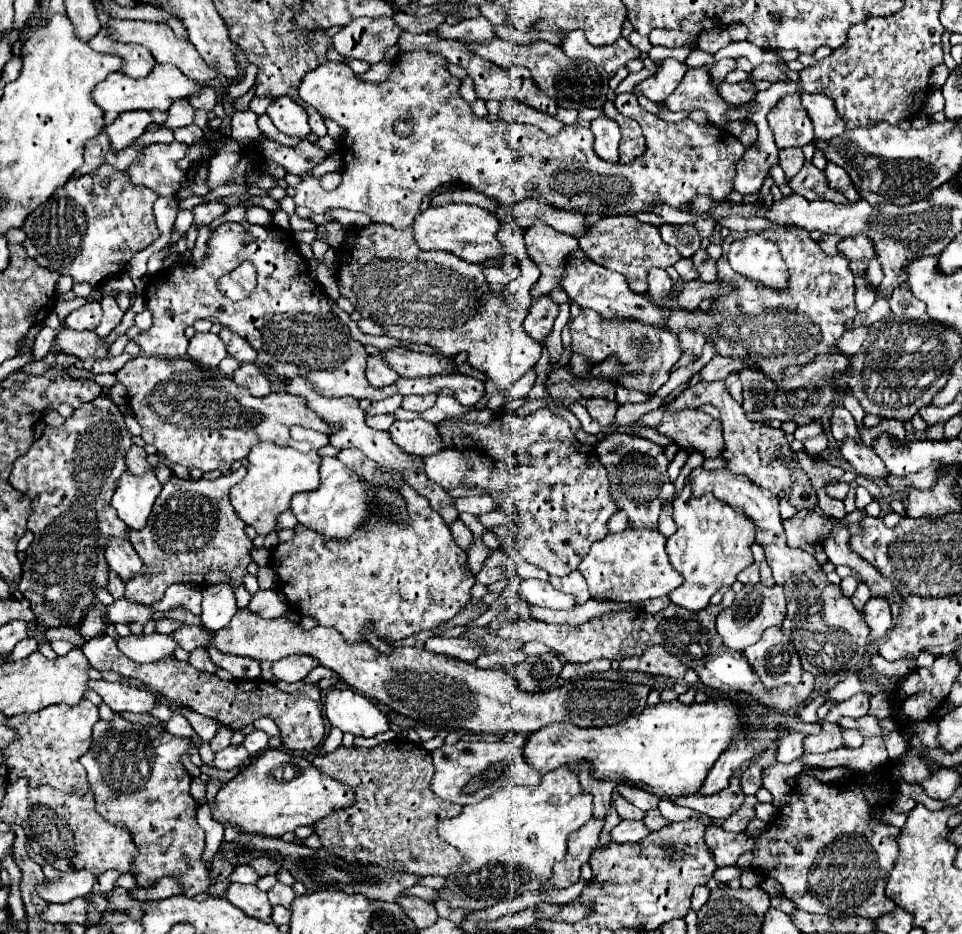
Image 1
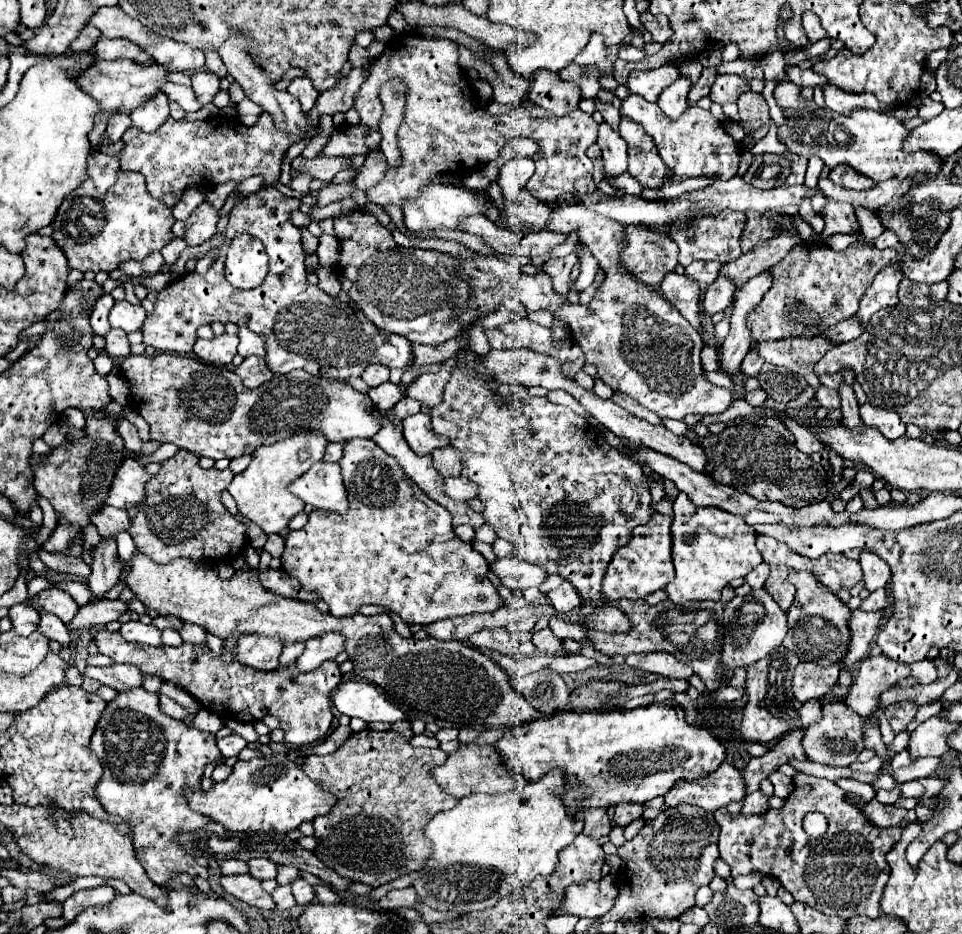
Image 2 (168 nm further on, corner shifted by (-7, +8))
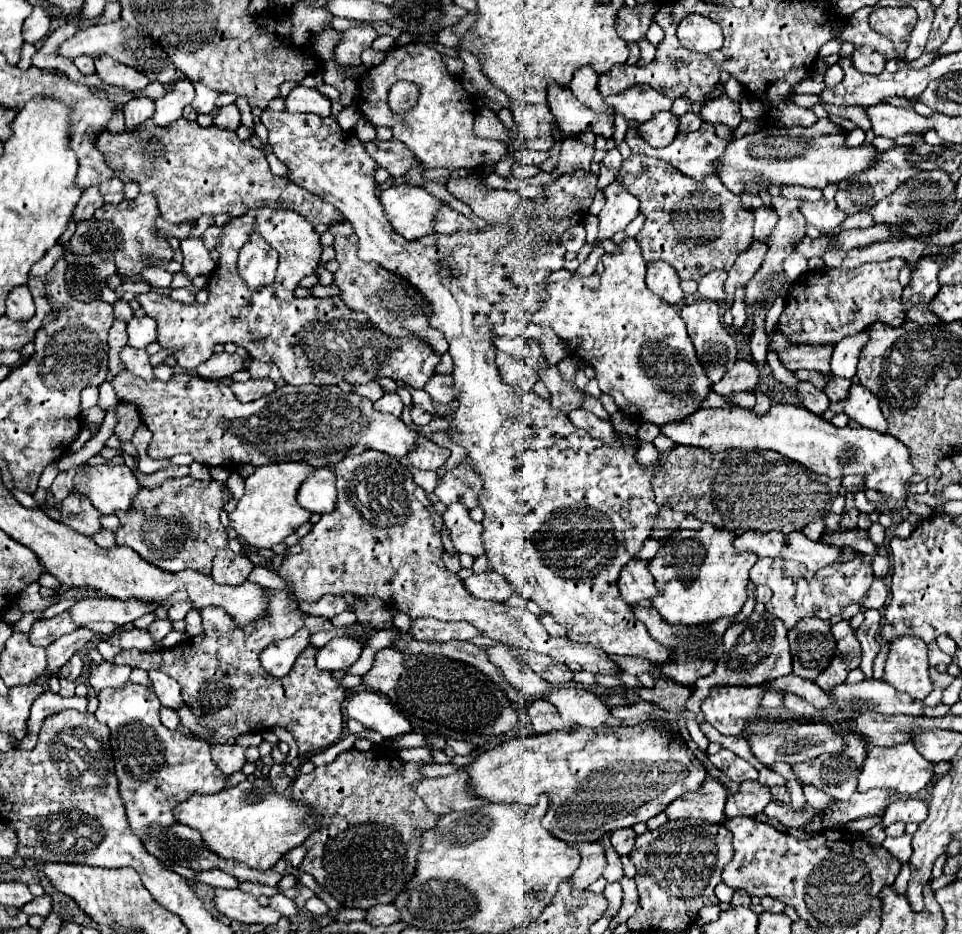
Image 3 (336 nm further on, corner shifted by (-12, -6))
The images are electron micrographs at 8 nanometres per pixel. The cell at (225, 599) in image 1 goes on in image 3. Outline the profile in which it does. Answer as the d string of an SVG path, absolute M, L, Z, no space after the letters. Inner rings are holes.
M218 550L214 556L214 568L212 568L212 578L214 582L226 586L238 586L248 580L248 574L254 570L254 564L232 550Z

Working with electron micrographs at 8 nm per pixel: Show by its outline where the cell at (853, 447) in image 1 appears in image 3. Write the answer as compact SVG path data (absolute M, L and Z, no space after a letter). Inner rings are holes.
M830 372L830 374L828 374L828 382L826 382L824 392L826 392L826 396L830 398L830 402L838 402L838 400L842 400L842 398L848 396L850 384L852 384L850 380L838 378L838 376L834 376L834 374Z

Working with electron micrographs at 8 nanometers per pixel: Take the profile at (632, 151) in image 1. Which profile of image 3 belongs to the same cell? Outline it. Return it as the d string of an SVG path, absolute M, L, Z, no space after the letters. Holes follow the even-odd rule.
M632 154L628 160L622 162L622 168L616 178L632 196L640 200L640 214L644 214L646 222L638 232L636 242L644 262L648 264L656 260L664 260L678 272L680 278L690 278L694 282L700 282L702 276L712 270L728 272L734 266L736 256L740 256L752 242L754 214L742 204L740 196L726 190L720 178L716 176L708 176L698 182L680 174L674 166L670 166L664 160L648 158L644 154Z

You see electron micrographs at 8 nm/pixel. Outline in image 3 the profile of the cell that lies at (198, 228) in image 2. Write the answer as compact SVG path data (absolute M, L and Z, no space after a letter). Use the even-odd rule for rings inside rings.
M184 238L180 242L180 246L182 246L182 254L184 254L180 272L188 280L194 280L200 274L204 274L204 276L212 274L212 270L216 268L216 262L210 258L202 238Z

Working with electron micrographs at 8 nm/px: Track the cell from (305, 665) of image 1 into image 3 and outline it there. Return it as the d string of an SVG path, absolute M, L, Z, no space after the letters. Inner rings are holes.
M334 638L324 648L318 650L316 664L320 670L346 670L350 668L362 654L362 644L354 638Z

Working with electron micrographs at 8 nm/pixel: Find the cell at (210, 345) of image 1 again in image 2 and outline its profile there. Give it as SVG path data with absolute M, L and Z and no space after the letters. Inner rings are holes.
M221 334L211 340L199 338L193 352L195 356L199 356L209 364L229 364L237 354L237 344L239 344L239 338L231 334Z

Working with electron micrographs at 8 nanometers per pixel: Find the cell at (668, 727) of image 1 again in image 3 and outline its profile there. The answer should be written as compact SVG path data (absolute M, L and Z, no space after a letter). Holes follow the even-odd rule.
M644 722L634 728L568 728L548 734L536 734L526 738L512 738L496 748L490 748L468 766L468 788L474 796L486 802L520 802L534 804L538 794L548 794L548 812L544 816L544 828L568 844L596 842L604 834L618 828L630 828L636 822L648 822L648 818L660 814L668 802L684 794L684 790L696 790L706 778L706 770L698 758L680 742L672 742L672 736L664 726Z

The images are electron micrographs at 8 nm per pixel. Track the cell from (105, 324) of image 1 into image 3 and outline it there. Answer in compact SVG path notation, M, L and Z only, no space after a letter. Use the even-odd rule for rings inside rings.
M150 316L144 318L132 318L128 322L128 344L132 348L146 348L150 342L156 342L158 338L158 330L156 330L156 322Z

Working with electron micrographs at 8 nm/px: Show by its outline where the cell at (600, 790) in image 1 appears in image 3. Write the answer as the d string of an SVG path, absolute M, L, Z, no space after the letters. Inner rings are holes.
M584 842L578 844L582 862L578 866L578 870L572 874L570 884L574 888L586 890L594 880L598 880L602 876L602 868L606 866L606 858L604 858L604 848L600 842Z

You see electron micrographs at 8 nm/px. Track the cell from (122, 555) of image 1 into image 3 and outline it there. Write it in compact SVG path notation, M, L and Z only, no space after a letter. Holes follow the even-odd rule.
M70 494L59 505L60 522L78 530L84 536L94 536L100 530L100 512L89 498L80 494Z

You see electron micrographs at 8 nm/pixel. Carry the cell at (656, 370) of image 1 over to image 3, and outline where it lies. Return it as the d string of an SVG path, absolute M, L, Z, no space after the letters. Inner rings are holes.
M630 238L630 240L624 240L622 242L622 250L620 254L604 254L602 256L602 262L604 262L604 272L600 276L600 286L596 290L590 290L586 288L580 280L576 278L570 278L570 280L560 280L560 282L552 282L548 286L548 302L532 316L532 322L534 324L540 324L540 326L550 326L564 342L566 342L568 349L576 353L578 358L582 358L586 364L594 366L596 370L596 380L598 380L598 386L604 394L610 394L614 400L616 400L616 406L618 410L634 416L634 418L642 418L642 420L648 420L652 424L658 424L662 426L664 422L672 422L672 418L686 418L688 414L692 414L694 410L700 408L700 402L708 396L710 392L710 386L708 386L708 378L704 378L704 368L700 366L698 358L696 358L696 352L692 350L692 340L688 338L688 332L686 332L686 326L684 326L684 320L680 318L678 314L678 308L676 306L670 306L668 302L664 302L662 298L658 298L654 292L648 290L644 278L646 278L646 262L644 258L640 258L640 248L636 246L636 240Z

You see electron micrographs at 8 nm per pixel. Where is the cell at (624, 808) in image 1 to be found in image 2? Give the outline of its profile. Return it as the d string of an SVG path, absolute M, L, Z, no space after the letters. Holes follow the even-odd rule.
M623 802L615 806L615 814L613 814L613 824L617 826L627 826L633 820L641 818L645 806L643 804L635 804L635 802Z

